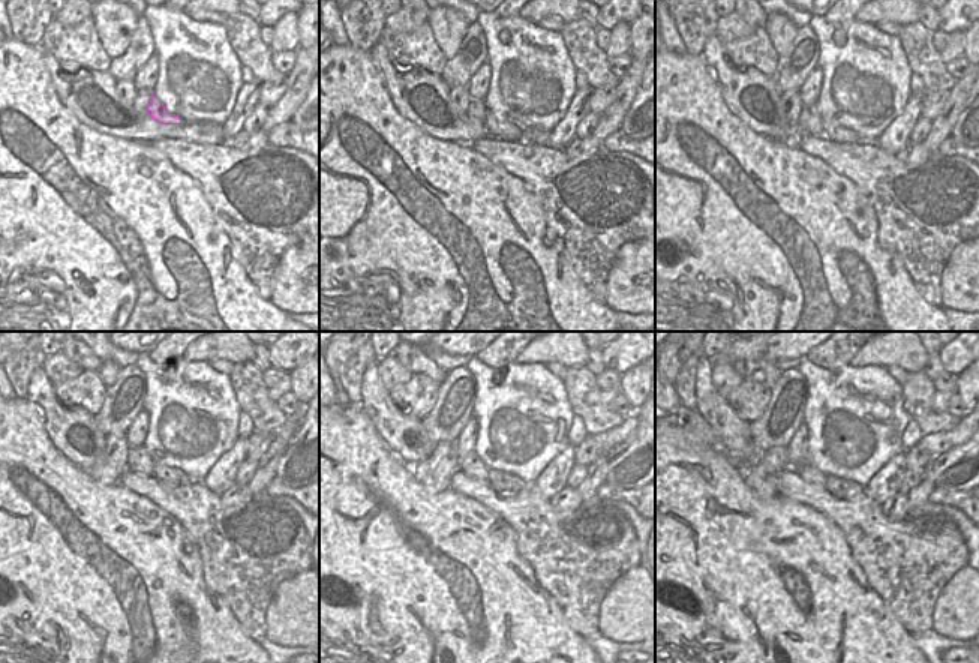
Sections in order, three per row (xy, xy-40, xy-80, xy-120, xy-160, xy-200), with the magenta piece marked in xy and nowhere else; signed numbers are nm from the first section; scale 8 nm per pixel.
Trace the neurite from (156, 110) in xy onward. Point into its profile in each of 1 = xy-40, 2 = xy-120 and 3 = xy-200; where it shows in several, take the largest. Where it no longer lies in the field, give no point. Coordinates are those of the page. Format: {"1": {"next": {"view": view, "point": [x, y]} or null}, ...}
{"1": {"next": {"view": "xy-40", "point": [498, 126]}}, "2": {"next": {"view": "xy-120", "point": [171, 477]}}, "3": {"next": {"view": "xy-200", "point": [844, 489]}}}

